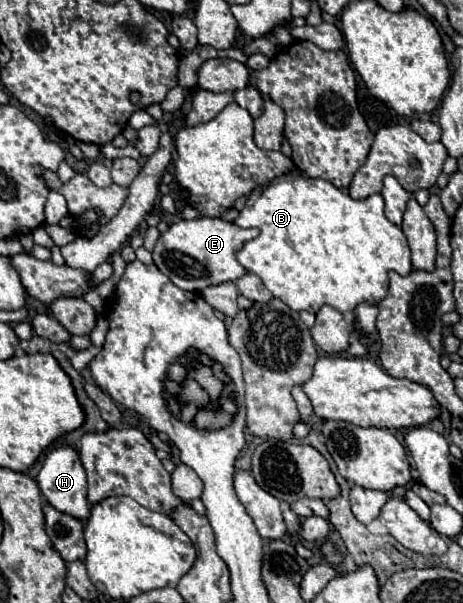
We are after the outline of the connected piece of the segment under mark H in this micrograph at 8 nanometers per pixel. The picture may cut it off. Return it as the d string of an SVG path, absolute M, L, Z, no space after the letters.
M63 445L63 447L55 447L47 453L45 463L37 475L37 483L39 489L43 493L43 497L55 507L61 509L63 513L69 513L81 521L85 521L89 517L89 503L87 503L87 477L85 477L85 469L83 463L79 459L79 453L71 447L71 445Z

